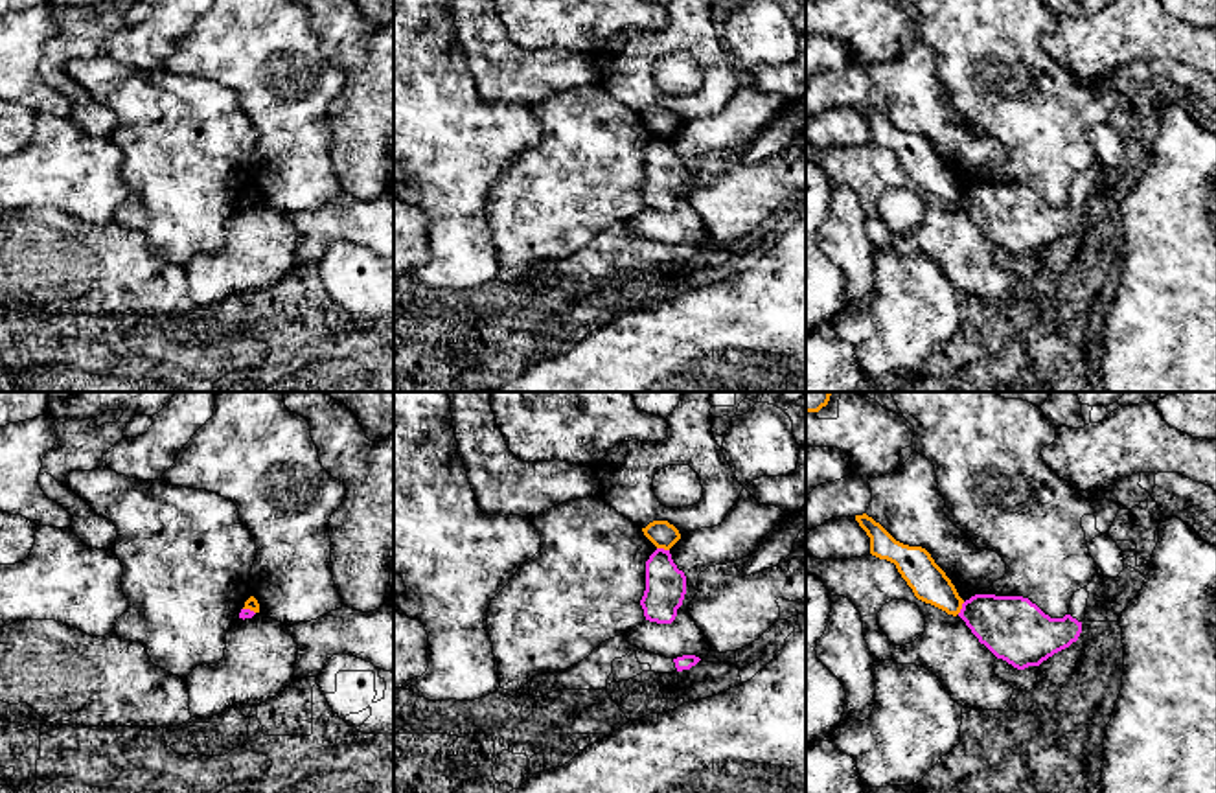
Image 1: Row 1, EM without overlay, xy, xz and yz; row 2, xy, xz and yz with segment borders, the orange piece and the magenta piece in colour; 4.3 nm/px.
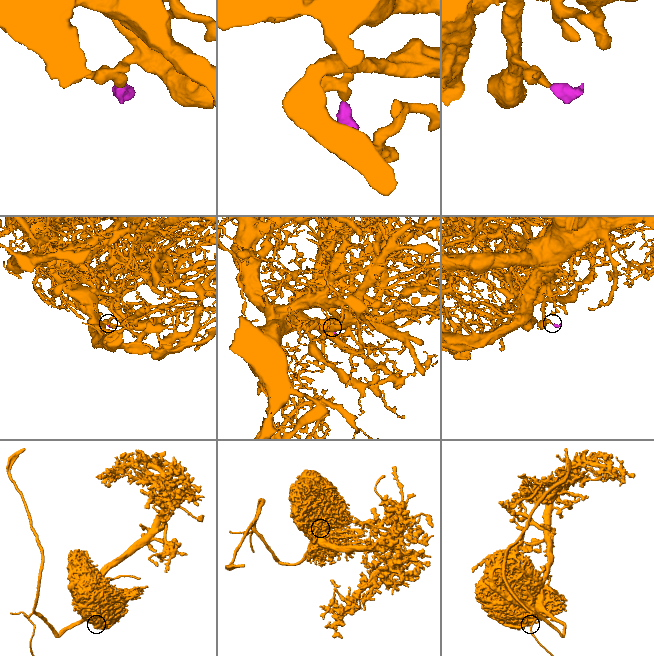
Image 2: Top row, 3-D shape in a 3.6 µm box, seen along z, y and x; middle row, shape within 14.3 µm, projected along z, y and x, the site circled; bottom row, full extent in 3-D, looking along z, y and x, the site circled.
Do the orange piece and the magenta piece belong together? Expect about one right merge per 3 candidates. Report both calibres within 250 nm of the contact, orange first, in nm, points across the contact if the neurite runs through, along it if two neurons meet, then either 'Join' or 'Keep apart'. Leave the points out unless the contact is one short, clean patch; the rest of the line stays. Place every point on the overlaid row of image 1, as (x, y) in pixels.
Thickness 120 nm (orange) against 180 nm. Boundary: xz (657, 547), (668, 551). Keep apart

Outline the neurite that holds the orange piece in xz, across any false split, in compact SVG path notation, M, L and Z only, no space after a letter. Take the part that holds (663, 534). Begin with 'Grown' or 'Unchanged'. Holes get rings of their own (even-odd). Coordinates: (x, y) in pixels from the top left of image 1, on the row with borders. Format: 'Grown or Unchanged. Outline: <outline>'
Unchanged. Outline: M653 521L642 532L657 548L664 550L670 550L681 539L679 530L668 521Z

